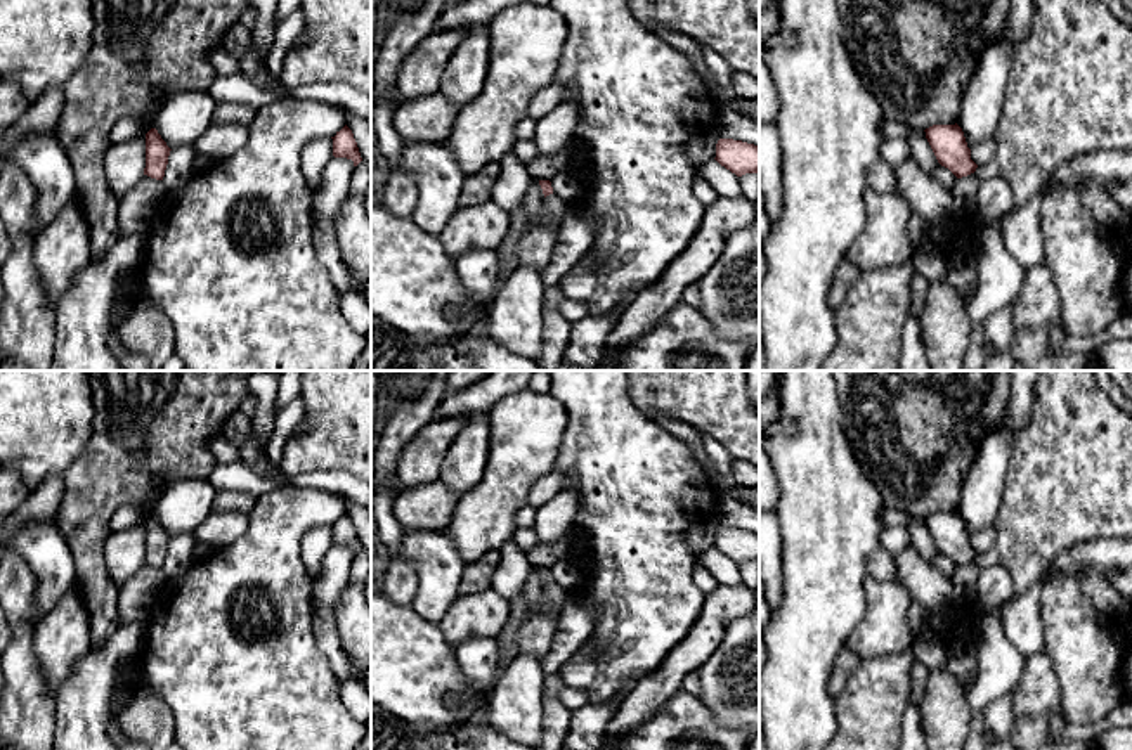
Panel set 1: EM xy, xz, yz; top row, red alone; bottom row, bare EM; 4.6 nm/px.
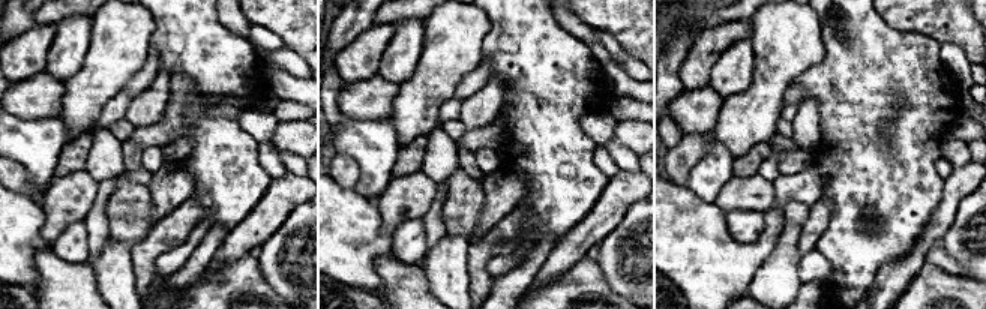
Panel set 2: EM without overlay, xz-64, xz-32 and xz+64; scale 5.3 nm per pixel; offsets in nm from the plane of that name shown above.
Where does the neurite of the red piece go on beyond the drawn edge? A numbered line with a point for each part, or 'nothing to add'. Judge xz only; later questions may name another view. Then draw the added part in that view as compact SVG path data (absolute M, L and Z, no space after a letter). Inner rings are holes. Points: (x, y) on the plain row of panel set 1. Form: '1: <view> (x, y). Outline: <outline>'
1: xz (553, 596). Outline: M550 582L543 587L543 608L546 608L551 615L560 615L562 606L569 596L569 591L562 585Z

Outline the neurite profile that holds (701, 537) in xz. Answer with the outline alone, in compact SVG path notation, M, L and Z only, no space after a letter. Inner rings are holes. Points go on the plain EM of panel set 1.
M709 521L688 528L685 539L699 563L711 572L719 585L738 585L742 584L738 565L714 547L716 532L718 527Z

